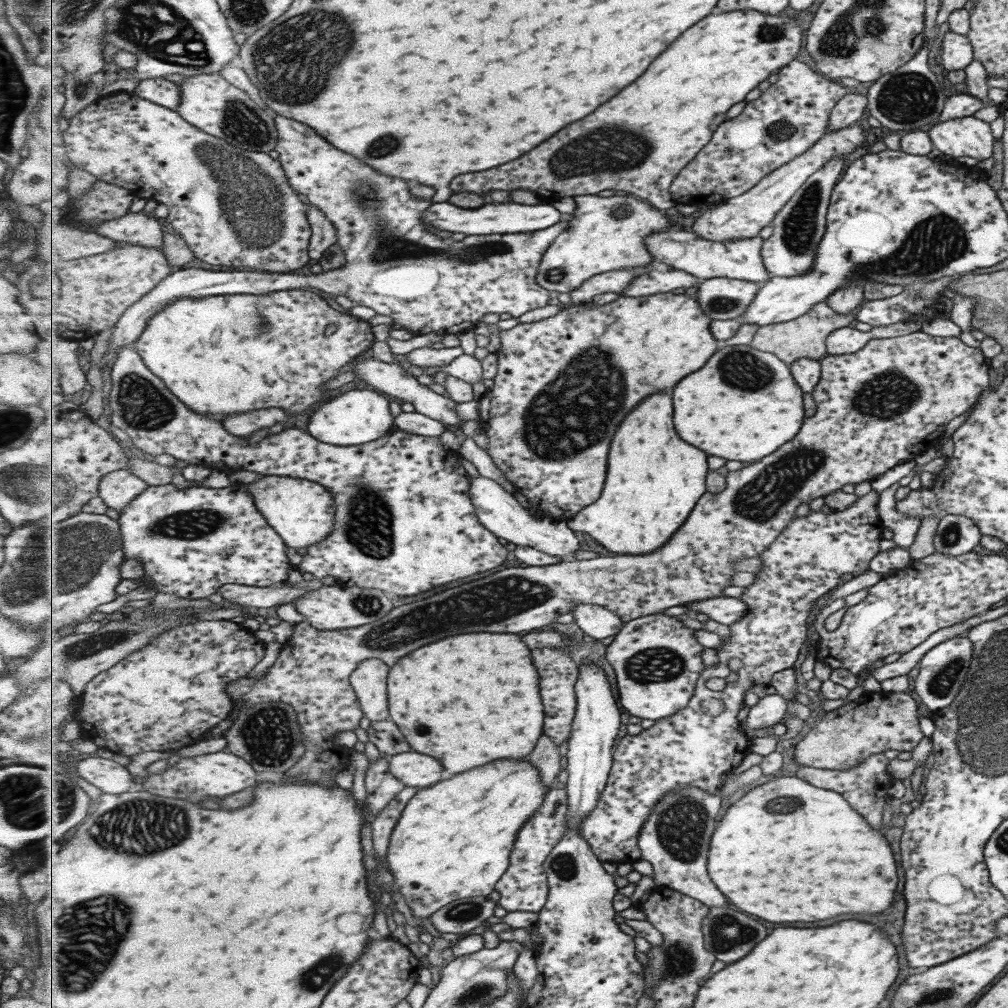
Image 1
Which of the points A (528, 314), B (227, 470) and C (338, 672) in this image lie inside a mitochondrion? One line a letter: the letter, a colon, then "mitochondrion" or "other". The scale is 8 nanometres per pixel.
A: other
B: other
C: other

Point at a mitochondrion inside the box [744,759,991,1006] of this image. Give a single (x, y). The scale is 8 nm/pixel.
(784, 810)

